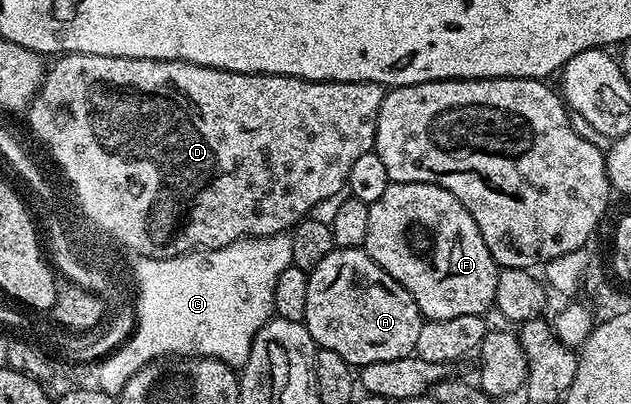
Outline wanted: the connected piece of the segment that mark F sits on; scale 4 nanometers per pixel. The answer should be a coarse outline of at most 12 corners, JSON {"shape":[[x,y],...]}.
{"shape":[[431,183],[369,205],[369,258],[425,319],[484,314],[499,266]]}

